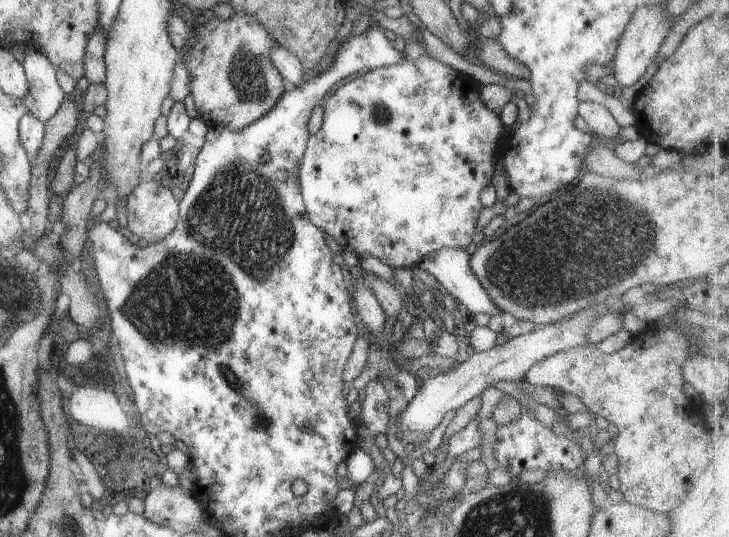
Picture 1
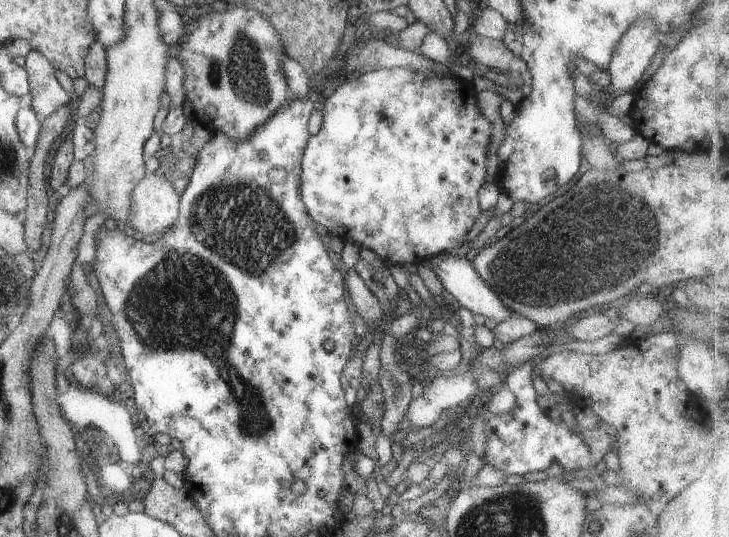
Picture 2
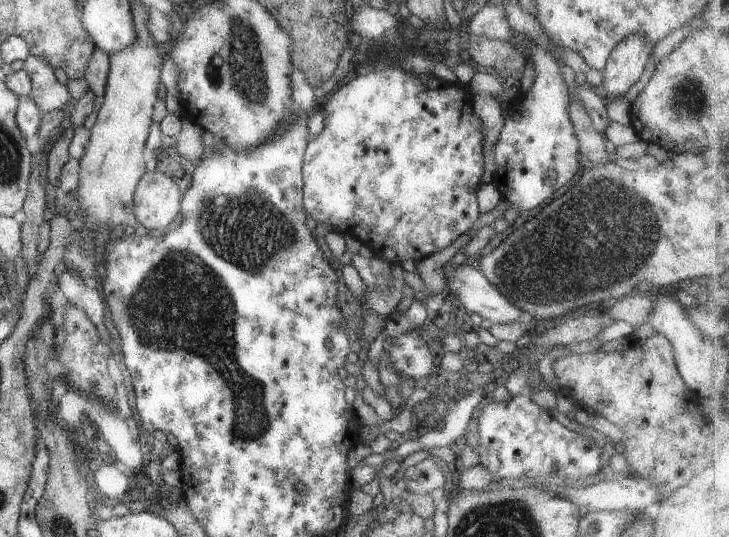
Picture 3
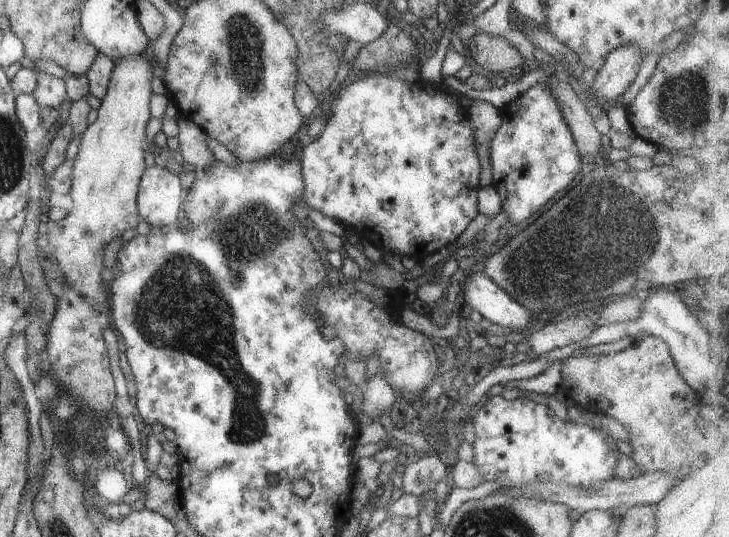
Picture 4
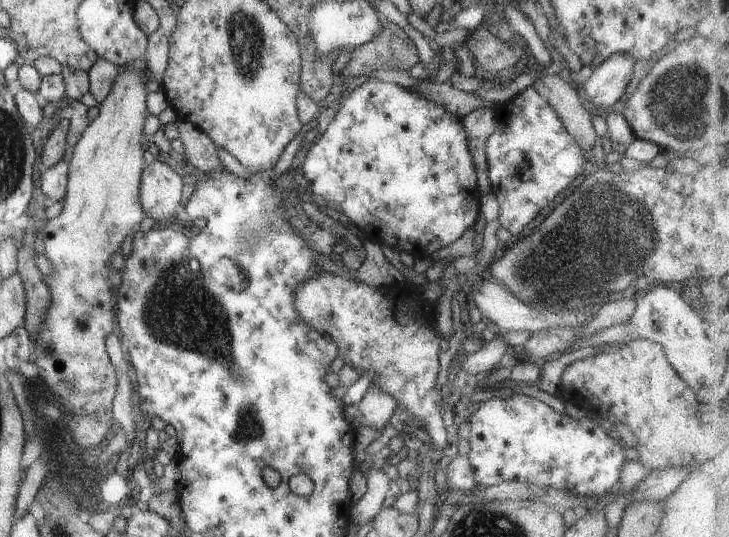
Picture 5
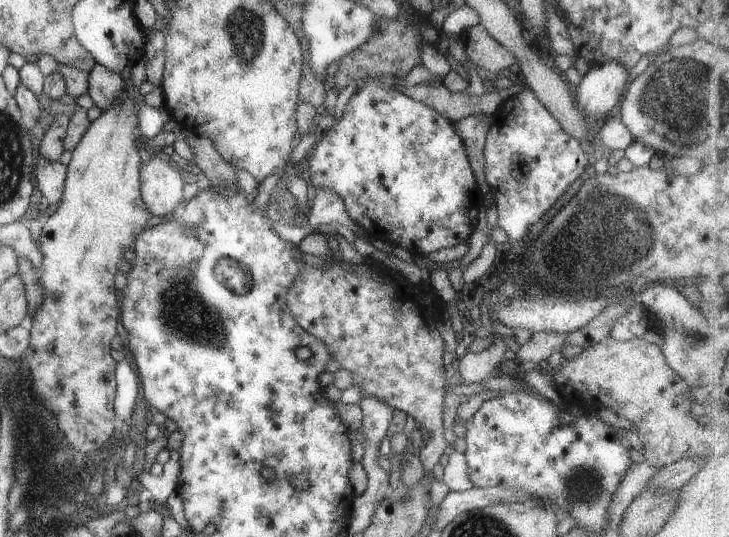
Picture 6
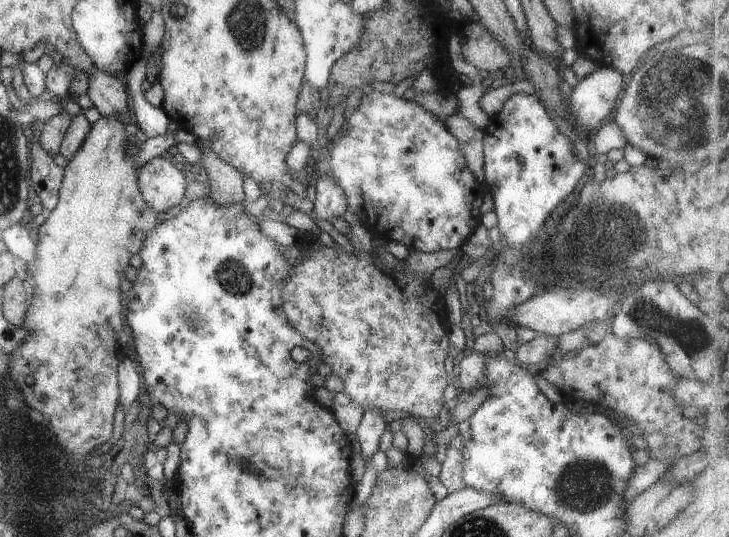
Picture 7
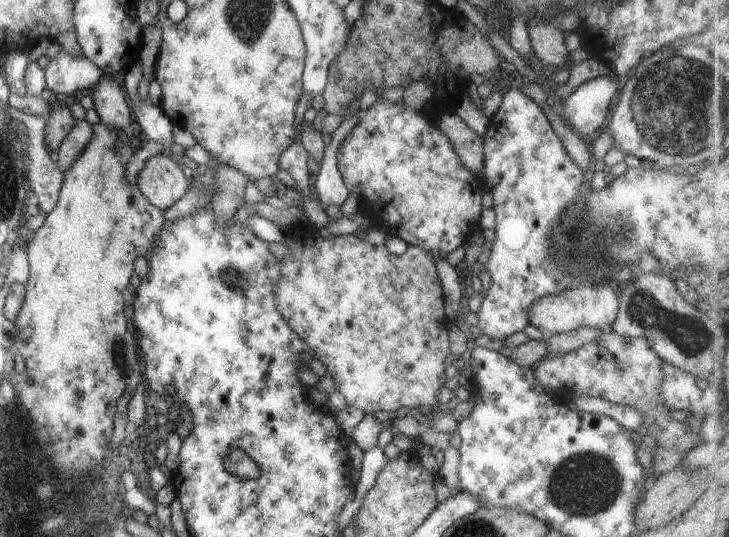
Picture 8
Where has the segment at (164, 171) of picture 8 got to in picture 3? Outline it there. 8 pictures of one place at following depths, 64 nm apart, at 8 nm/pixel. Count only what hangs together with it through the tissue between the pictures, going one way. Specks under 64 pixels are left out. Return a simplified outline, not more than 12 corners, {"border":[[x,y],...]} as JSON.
{"border":[[145,172],[133,194],[137,225],[159,233],[180,213],[174,174]]}

